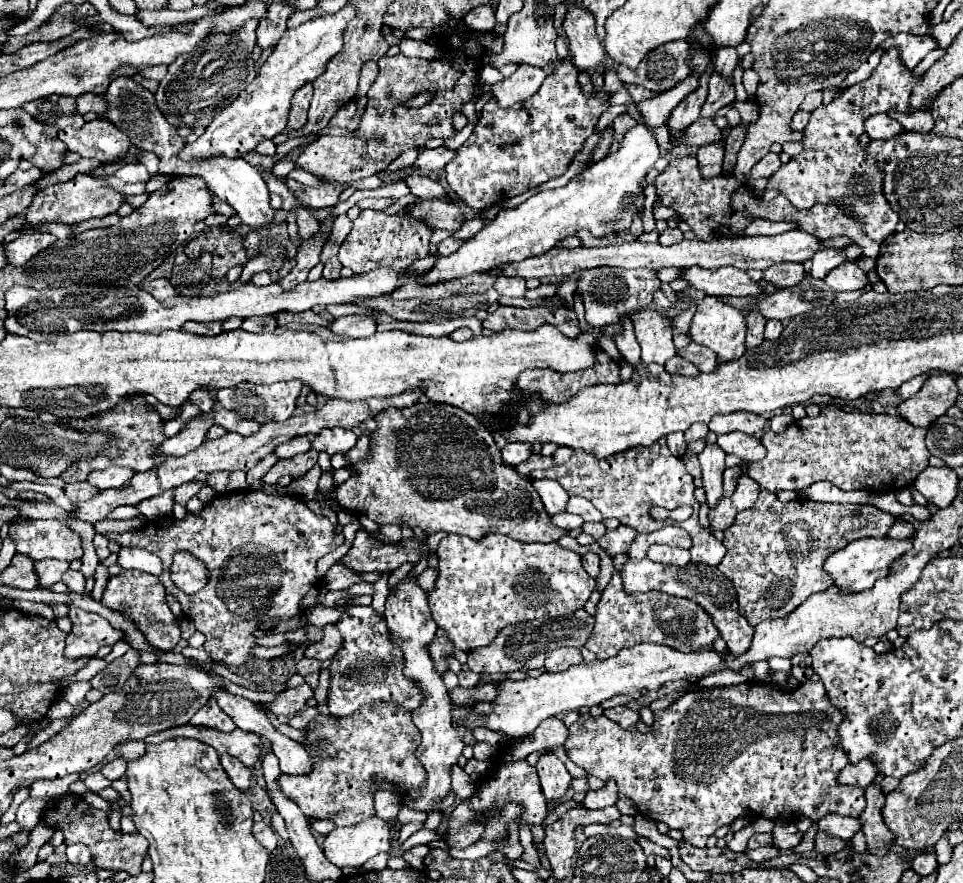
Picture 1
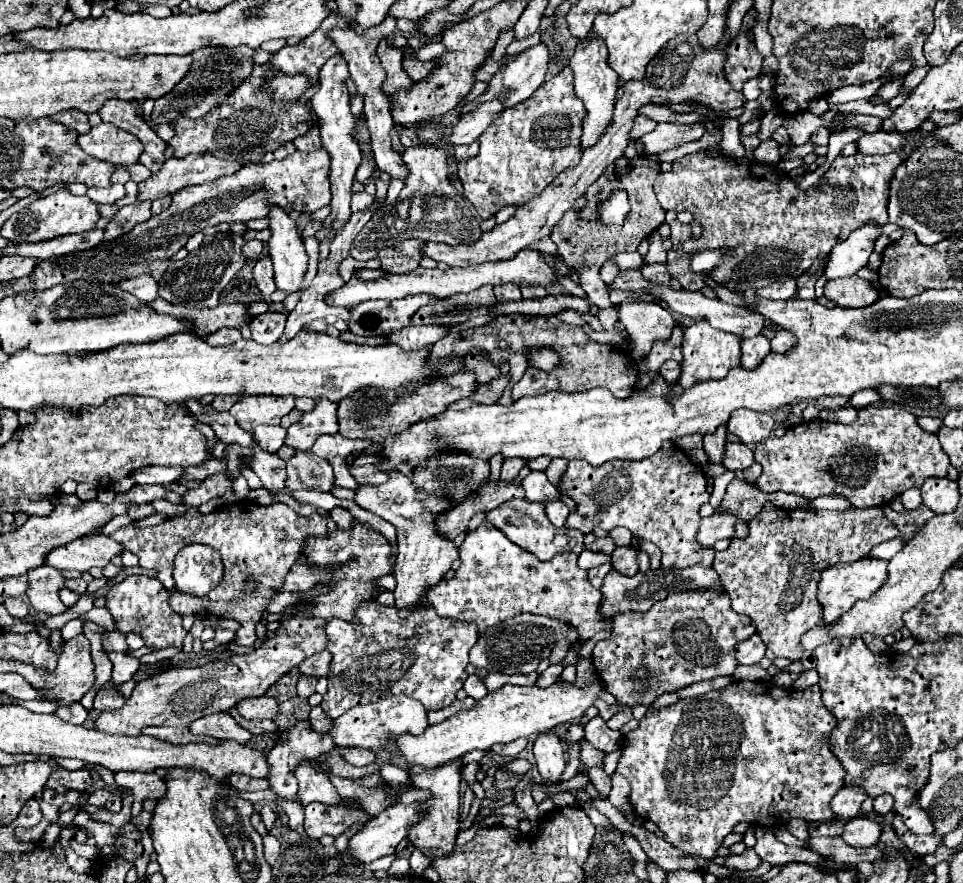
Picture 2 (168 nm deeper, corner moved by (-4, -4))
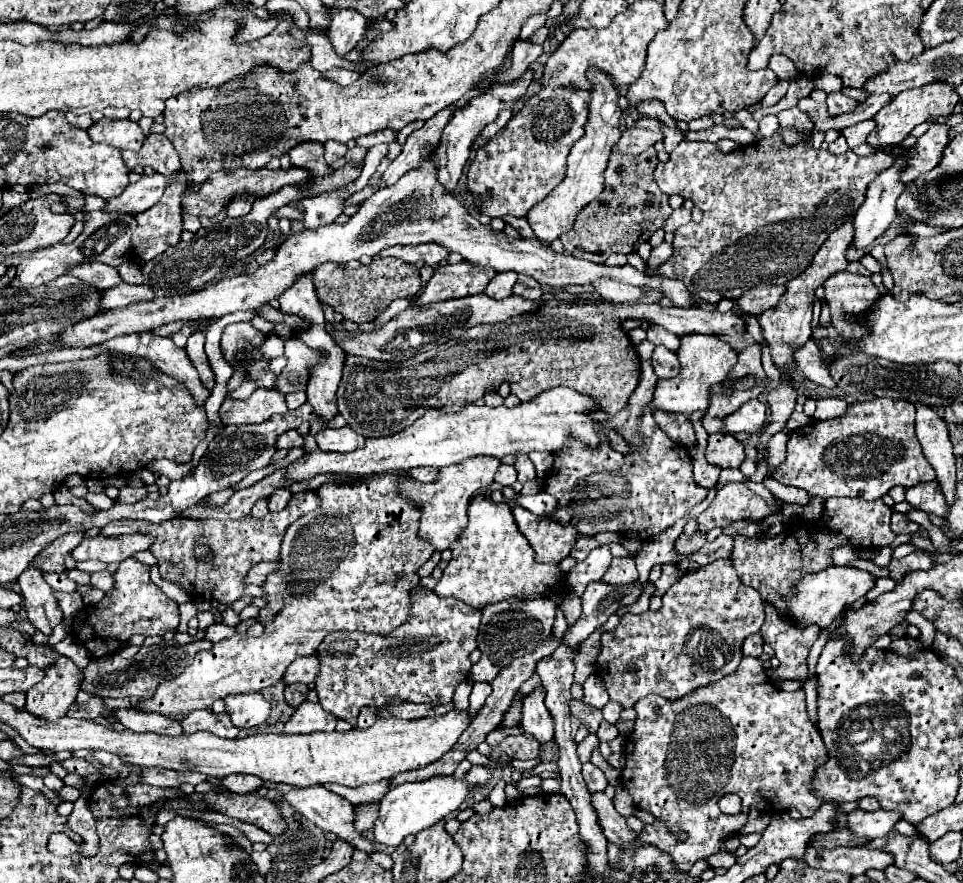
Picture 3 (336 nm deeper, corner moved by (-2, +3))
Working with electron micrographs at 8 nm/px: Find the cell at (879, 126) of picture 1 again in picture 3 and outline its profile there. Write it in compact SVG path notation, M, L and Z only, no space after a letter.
M830 93L828 95L828 115L836 117L836 115L844 115L844 113L852 113L858 107L858 101L844 97L842 93Z

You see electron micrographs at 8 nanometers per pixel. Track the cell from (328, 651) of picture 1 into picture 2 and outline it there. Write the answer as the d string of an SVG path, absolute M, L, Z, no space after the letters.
M322 650L320 654L314 654L310 658L306 658L304 662L300 662L298 670L300 676L314 676L314 678L326 678L330 674L330 660L332 654L328 650Z

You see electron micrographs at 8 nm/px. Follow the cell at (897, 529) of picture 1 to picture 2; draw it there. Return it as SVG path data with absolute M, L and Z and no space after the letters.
M894 538L894 540L888 540L888 542L882 542L880 546L872 548L872 554L868 558L880 558L880 560L890 560L896 552L900 552L900 548L904 546L904 542L900 538Z

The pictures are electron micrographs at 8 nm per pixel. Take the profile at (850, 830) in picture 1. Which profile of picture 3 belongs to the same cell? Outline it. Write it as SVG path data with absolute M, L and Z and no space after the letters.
M856 809L852 813L846 815L846 827L864 839L876 839L876 837L886 837L894 823L900 821L902 815L898 815L898 811L862 811Z

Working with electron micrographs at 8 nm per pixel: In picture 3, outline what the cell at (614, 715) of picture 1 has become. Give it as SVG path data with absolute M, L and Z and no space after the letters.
M608 701L608 703L606 703L606 707L602 709L604 719L606 719L608 723L616 723L616 721L618 721L618 717L620 717L620 711L622 711L622 705L620 705L620 703L616 703L616 701Z

